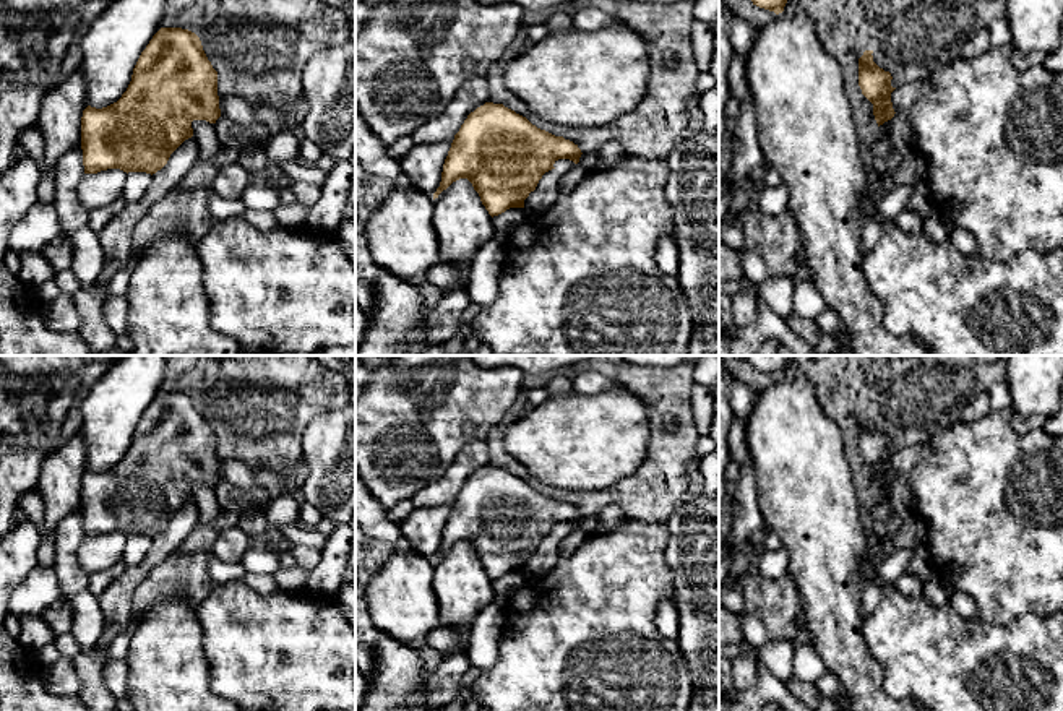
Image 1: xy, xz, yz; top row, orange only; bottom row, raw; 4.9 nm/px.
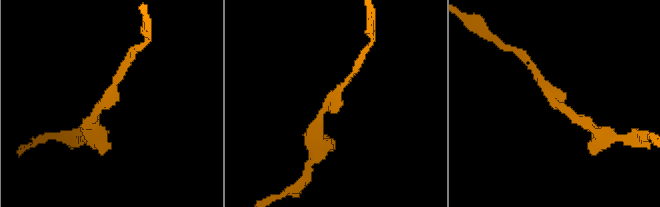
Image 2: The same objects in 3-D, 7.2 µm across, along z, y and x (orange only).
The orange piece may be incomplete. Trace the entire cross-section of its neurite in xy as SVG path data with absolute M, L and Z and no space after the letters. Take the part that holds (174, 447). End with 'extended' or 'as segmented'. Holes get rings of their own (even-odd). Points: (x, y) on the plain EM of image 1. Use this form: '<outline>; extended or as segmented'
M161 391L141 416L122 461L102 472L88 469L81 480L84 537L107 532L156 537L170 518L193 500L192 485L216 487L221 480L217 435L200 401L182 391Z; as segmented

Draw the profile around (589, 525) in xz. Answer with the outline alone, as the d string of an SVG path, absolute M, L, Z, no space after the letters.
M583 516L579 521L579 529L583 529L587 537L596 536L596 534L602 534L602 532L609 532L613 529L605 529L600 523L597 516Z

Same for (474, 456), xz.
M485 440L471 442L459 451L438 480L412 495L412 505L415 508L453 505L467 479L485 466L488 466L488 446Z

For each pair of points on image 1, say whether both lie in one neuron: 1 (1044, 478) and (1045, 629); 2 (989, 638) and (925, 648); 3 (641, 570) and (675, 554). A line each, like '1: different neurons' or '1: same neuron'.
1: different neurons
2: same neuron
3: different neurons

